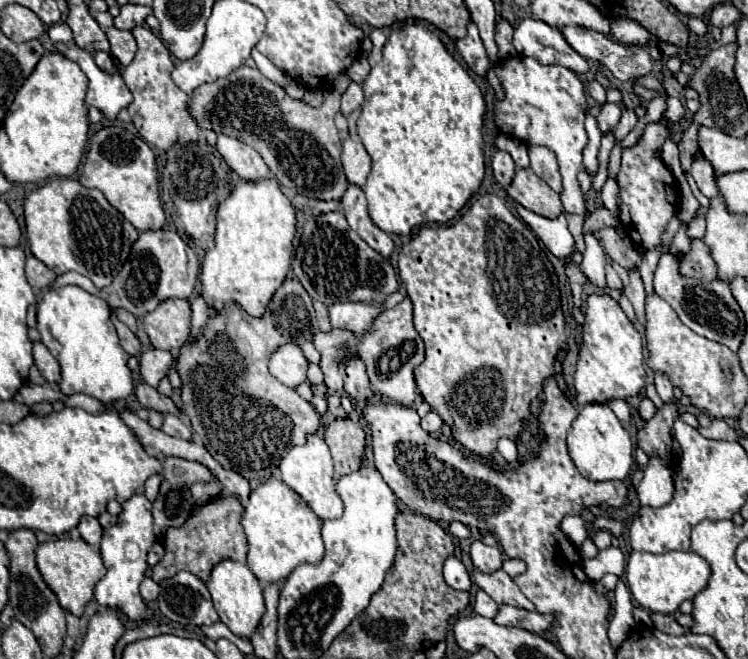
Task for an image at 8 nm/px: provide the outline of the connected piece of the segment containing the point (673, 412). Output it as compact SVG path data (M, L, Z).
M673 398L669 402L665 402L655 416L647 422L647 426L643 430L639 430L637 440L639 440L639 448L643 448L647 452L647 456L659 456L659 458L671 458L671 428L673 428L673 420L679 416L679 400Z

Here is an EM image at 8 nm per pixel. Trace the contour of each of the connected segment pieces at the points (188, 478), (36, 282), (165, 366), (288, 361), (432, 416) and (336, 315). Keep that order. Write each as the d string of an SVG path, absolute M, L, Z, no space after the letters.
M165 458L163 460L163 482L157 500L153 502L153 532L157 538L165 534L169 526L181 526L189 518L189 510L193 506L205 504L211 498L221 494L221 488L217 486L217 480L213 474L197 462L189 462L183 458Z
M29 254L29 256L27 256L25 274L27 274L29 284L31 284L35 290L41 290L41 288L49 286L49 282L57 276L51 268L47 268L45 264L41 264L41 260L37 260L33 254Z
M151 348L151 350L143 352L141 358L139 358L143 380L145 380L149 386L157 388L157 384L167 376L167 370L169 370L171 362L173 362L171 352L157 350L157 348Z
M283 344L277 348L269 360L271 374L285 386L297 388L301 382L307 380L307 360L297 344Z
M429 412L423 420L421 420L421 424L423 424L423 428L429 432L429 434L435 434L435 432L439 432L441 428L443 428L443 420L441 420L441 416L437 416L437 412Z
M332 304L328 307L330 323L333 328L351 328L352 332L367 330L373 316L379 314L383 306L367 306L367 304Z

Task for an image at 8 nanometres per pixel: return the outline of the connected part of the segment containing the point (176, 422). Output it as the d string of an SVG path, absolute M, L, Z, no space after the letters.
M167 414L167 416L165 416L161 430L163 430L165 434L169 434L169 436L177 436L177 438L185 438L185 440L191 438L189 426L187 426L181 418L177 418L177 416L173 416L173 414Z

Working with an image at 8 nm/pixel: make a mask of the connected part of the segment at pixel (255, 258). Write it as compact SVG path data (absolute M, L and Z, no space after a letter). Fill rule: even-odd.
M239 180L231 196L219 204L215 248L207 250L201 264L201 296L209 310L217 314L225 302L235 302L249 316L263 316L269 300L291 270L293 236L295 208L289 196L279 190L277 180Z

